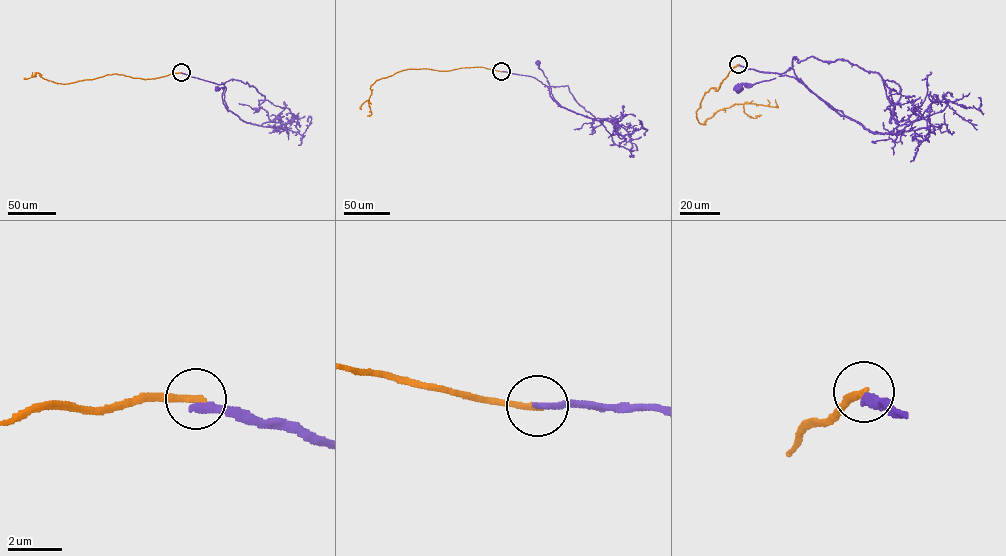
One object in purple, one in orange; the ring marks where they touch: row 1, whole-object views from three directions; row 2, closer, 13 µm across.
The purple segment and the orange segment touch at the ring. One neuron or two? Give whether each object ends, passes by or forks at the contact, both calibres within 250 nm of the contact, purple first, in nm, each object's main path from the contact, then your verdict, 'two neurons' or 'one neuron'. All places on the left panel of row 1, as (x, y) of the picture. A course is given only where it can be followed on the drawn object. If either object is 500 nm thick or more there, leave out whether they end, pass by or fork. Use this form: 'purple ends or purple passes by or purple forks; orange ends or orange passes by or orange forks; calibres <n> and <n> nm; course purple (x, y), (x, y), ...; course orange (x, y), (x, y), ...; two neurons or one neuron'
purple ends; orange ends; calibres 280 and 240 nm; course purple (181, 73), (219, 85), (224, 83), (221, 97), (227, 109), (225, 86), (217, 89); course orange (181, 73), (144, 79), (114, 74), (63, 84), (44, 79), (39, 73), (33, 76), (32, 72); two neurons

